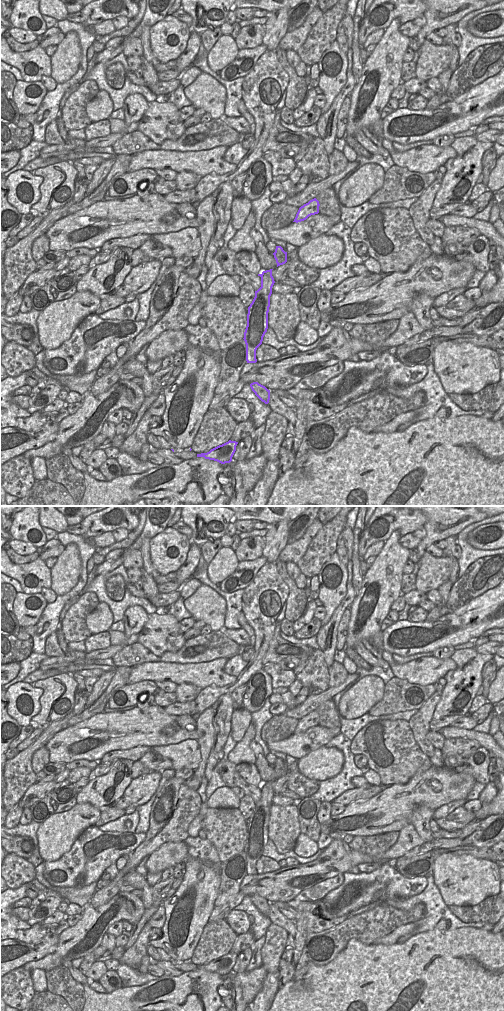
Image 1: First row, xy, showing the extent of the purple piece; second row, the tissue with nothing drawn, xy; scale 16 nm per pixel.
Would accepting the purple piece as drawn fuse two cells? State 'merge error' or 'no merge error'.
merge error

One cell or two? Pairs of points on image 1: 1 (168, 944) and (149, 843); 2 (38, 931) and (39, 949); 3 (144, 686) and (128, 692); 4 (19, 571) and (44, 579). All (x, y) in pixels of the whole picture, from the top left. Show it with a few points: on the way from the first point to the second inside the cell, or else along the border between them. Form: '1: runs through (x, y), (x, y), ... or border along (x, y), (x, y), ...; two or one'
1: border along (172, 842), (162, 844), (149, 856); two
2: border along (47, 932), (36, 942), (24, 943), (17, 939); two
3: runs through (140, 688), (132, 691); one
4: runs through (25, 572), (32, 572), (38, 576); one

